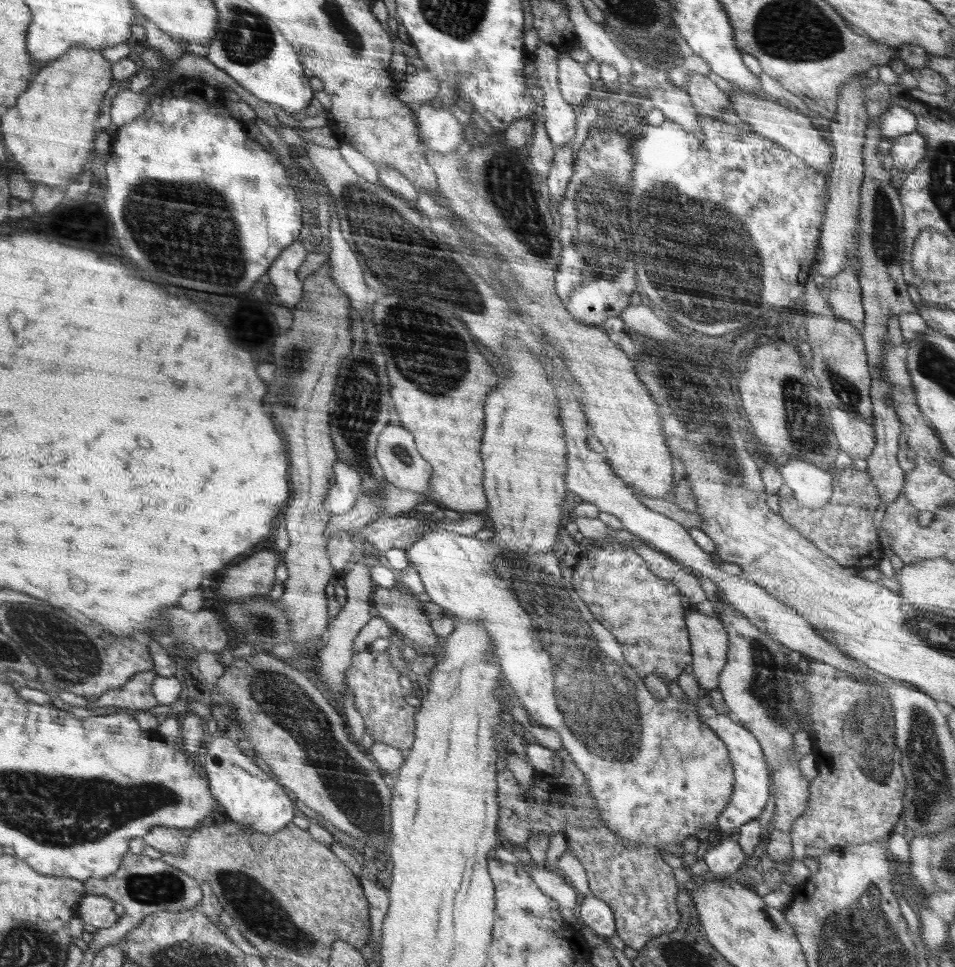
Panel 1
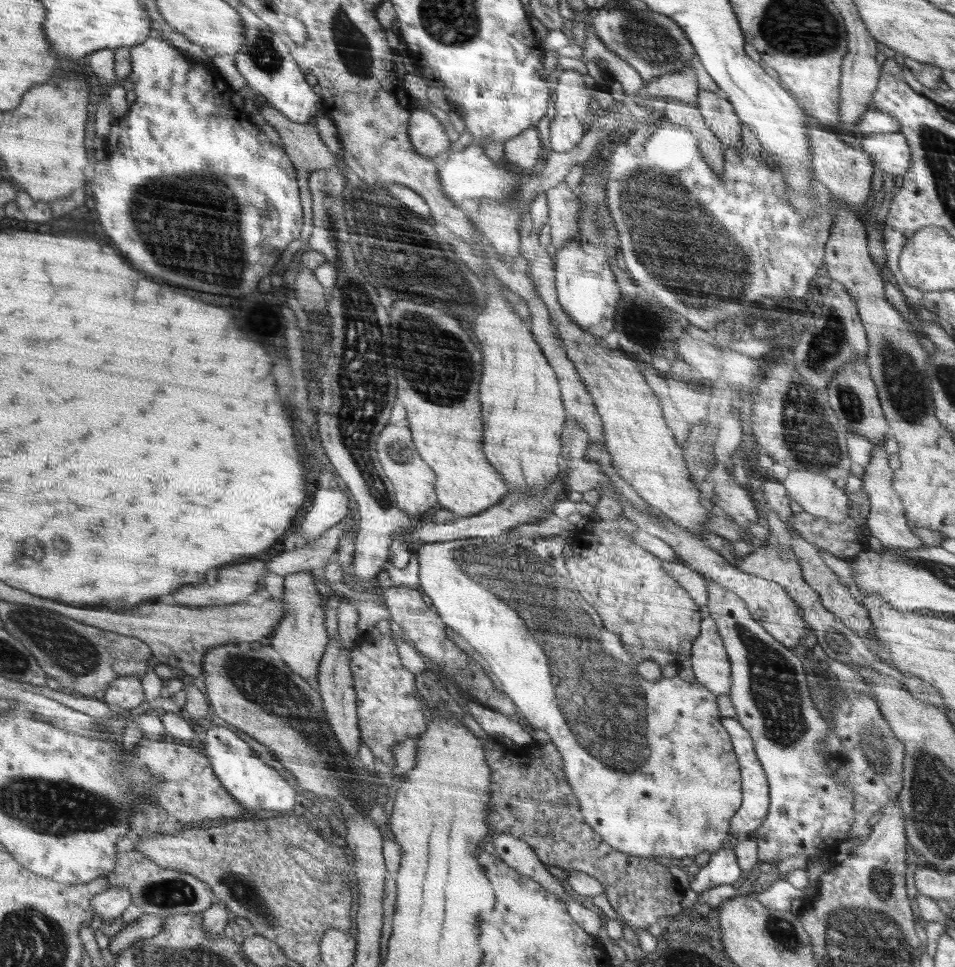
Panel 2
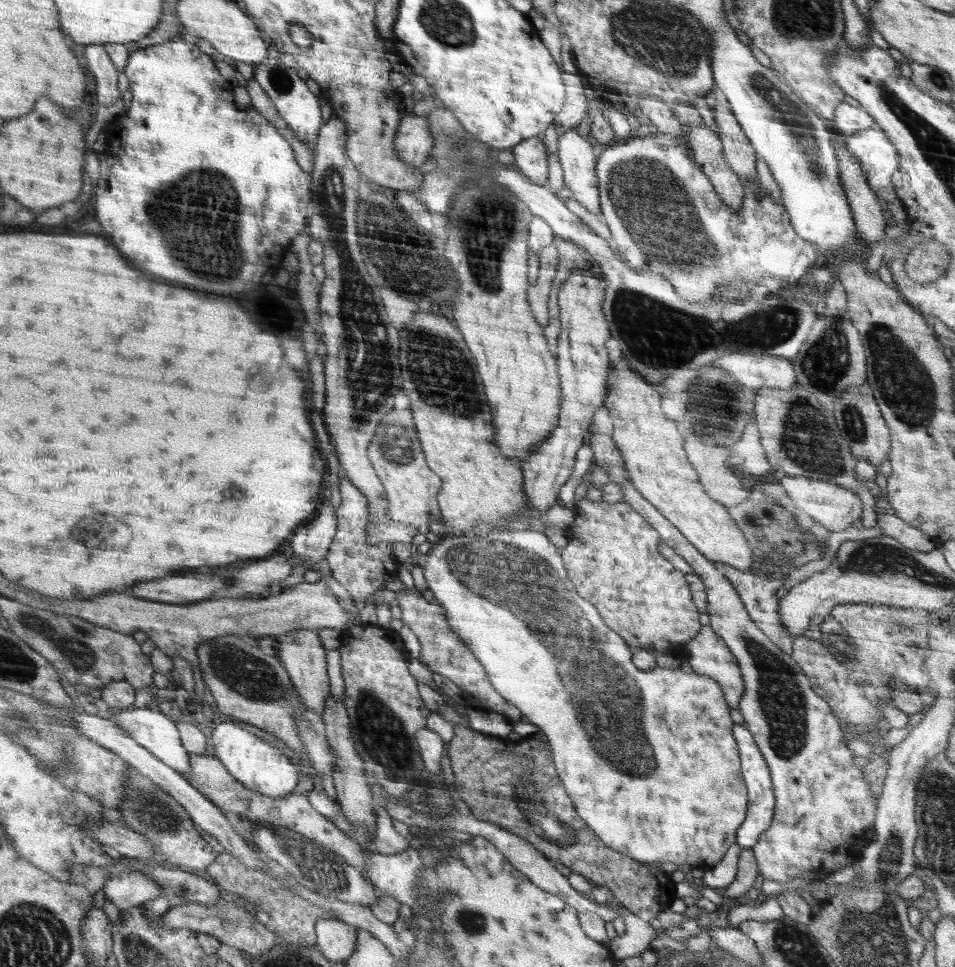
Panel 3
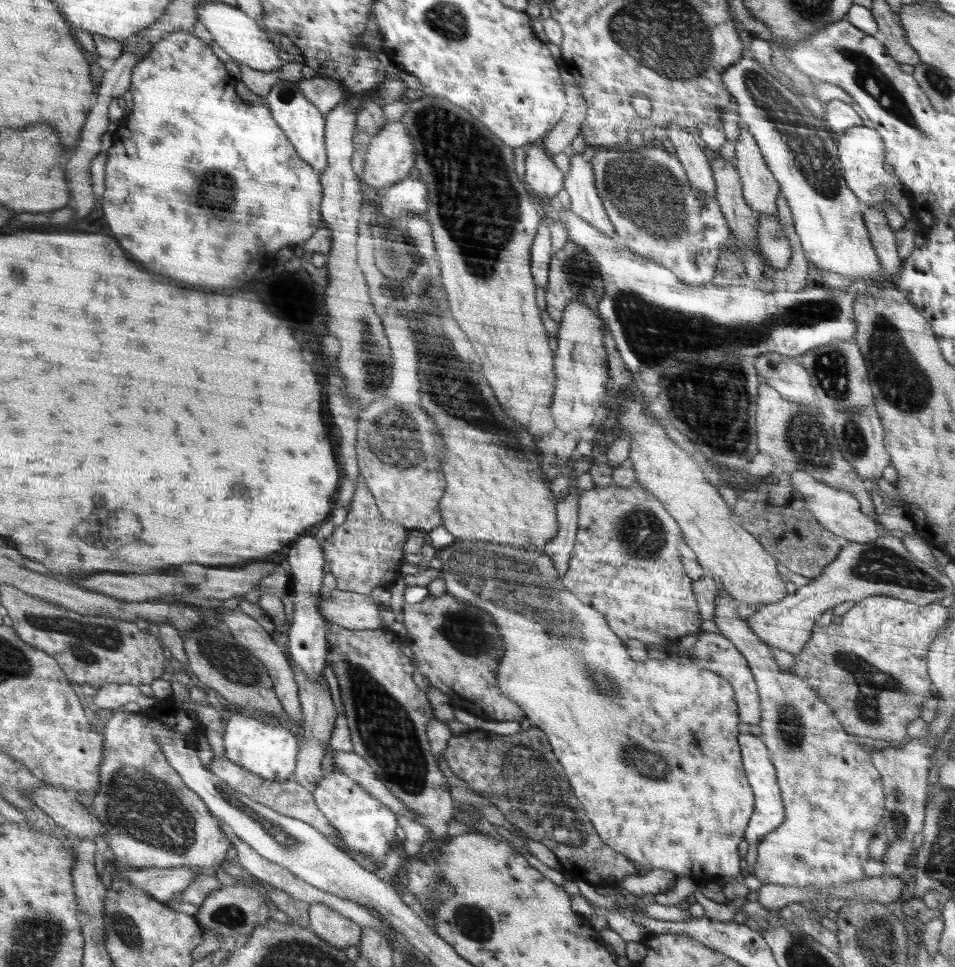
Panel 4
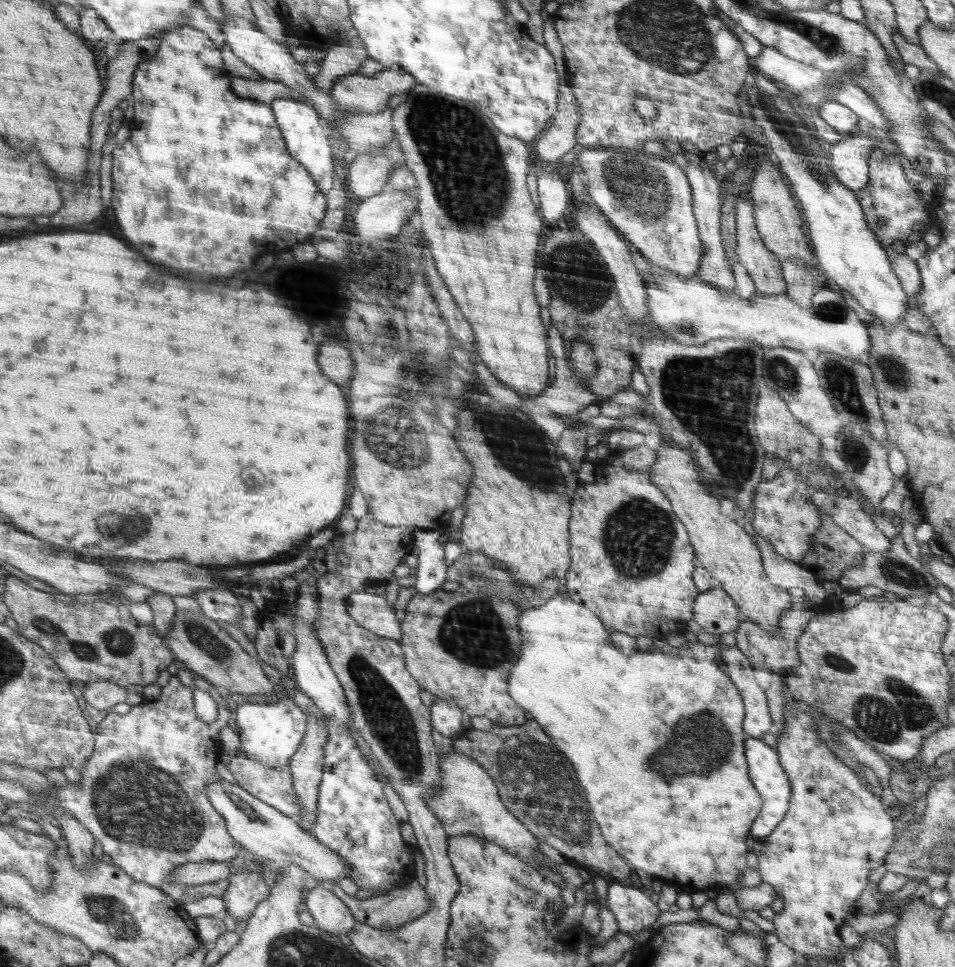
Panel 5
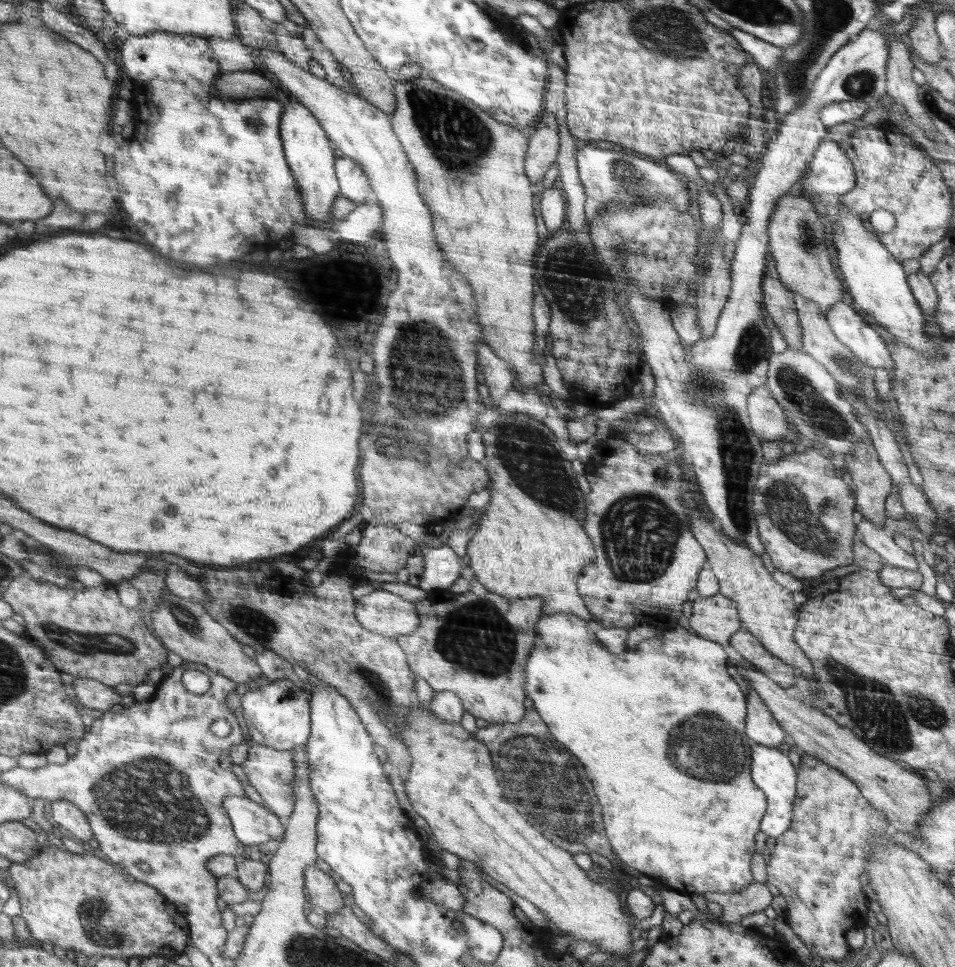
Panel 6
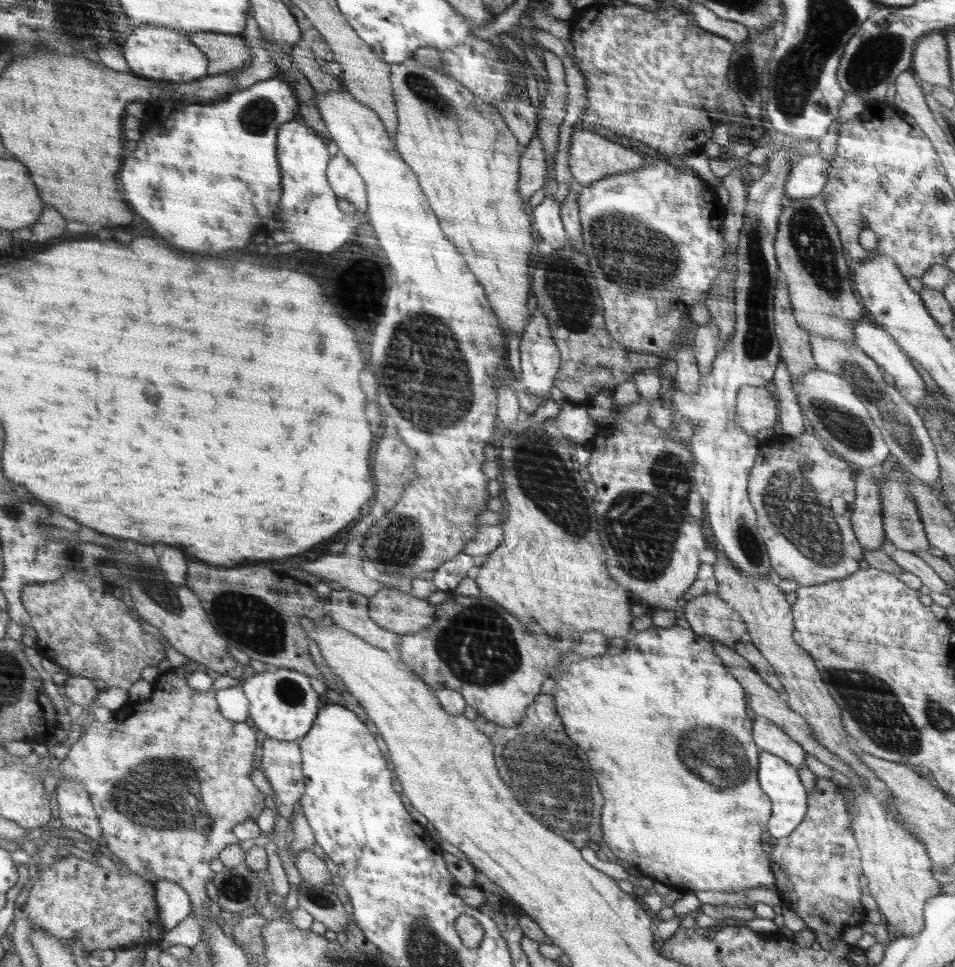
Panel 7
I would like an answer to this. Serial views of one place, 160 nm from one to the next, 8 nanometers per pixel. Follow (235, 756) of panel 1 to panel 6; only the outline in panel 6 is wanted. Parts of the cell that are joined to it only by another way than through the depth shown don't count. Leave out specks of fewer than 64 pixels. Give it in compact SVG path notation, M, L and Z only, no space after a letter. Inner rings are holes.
M286 679L268 682L267 686L249 689L242 696L242 710L244 711L243 718L246 719L248 726L248 738L254 745L263 745L274 748L278 751L293 751L298 745L306 745L310 733L310 704L308 698L302 696L302 688L298 688L292 681Z

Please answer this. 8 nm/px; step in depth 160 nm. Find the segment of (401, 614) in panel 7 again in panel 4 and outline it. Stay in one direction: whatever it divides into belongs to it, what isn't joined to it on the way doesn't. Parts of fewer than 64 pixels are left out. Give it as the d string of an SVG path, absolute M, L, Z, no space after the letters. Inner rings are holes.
M327 591L323 602L327 622L347 627L348 630L374 630L384 628L379 605L370 595L339 591Z

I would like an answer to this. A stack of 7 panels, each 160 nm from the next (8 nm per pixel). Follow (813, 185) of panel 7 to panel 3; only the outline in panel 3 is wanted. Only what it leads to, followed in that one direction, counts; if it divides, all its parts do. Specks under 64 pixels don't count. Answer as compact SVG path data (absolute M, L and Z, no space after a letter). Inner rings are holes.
M880 128L859 130L843 138L845 147L859 160L877 198L891 202L899 198L891 181L899 170L899 151Z

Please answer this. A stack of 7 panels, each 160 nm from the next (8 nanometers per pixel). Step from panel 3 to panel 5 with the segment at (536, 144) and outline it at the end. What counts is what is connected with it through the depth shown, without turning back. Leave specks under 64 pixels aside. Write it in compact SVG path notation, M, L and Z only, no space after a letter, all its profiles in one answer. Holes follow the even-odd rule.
M543 167L537 176L537 183L544 222L548 222L551 227L558 227L564 220L564 214L571 210L564 178L552 167Z

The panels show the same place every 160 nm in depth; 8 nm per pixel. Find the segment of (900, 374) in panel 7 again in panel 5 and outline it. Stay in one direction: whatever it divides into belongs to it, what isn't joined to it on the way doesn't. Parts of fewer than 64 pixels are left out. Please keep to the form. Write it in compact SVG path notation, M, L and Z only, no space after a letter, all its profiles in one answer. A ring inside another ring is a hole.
M648 266L640 275L644 275L645 291L647 294L646 306L649 310L651 322L667 336L680 345L690 347L702 347L712 340L721 339L748 339L756 343L764 350L783 347L802 351L806 354L818 352L830 352L846 358L863 362L872 352L870 332L866 332L864 322L858 322L856 314L848 304L844 302L842 293L828 289L828 286L819 286L811 298L810 307L801 307L795 299L790 298L787 293L763 295L754 293L749 299L742 298L736 293L721 291L710 283L704 283L693 278L682 278L678 275L664 274L665 270L659 267Z

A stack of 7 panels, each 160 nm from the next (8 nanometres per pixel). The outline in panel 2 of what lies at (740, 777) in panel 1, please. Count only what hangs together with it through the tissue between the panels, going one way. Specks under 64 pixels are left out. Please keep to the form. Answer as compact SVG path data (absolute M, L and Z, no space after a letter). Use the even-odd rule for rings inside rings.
M724 718L723 726L728 726L728 730L732 730L732 742L736 742L736 753L740 754L740 765L744 766L744 810L740 810L740 814L736 814L736 822L732 822L731 843L744 841L746 836L750 836L752 830L756 830L762 820L768 815L768 782L766 782L765 770L758 761L754 739L747 728L740 724L735 718Z

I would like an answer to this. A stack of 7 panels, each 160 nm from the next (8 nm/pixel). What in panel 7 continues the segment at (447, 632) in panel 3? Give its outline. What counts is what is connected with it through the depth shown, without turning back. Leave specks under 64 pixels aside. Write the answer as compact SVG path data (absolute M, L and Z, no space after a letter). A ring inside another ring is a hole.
M457 594L456 598L452 600L446 600L439 605L436 605L436 618L427 626L426 629L422 629L420 632L401 635L401 641L399 644L399 650L401 659L410 667L415 674L420 676L420 679L424 680L424 683L430 684L432 690L438 691L442 688L450 688L460 692L460 695L464 698L465 704L473 708L484 719L494 722L504 727L516 727L523 724L527 718L527 710L535 702L536 698L540 694L541 686L544 681L551 677L552 673L556 669L556 664L559 662L560 650L554 645L554 640L549 634L544 632L543 628L540 628L536 622L532 622L530 626L522 624L518 618L512 618L510 614L500 603L494 602L488 599L486 596L464 596Z

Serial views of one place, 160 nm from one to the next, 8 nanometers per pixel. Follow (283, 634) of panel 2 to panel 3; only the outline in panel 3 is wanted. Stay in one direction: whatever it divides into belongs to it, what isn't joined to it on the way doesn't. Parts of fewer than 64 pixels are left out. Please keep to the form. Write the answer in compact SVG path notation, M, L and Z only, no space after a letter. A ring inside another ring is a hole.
M296 629L293 635L294 639L290 642L277 642L276 656L290 675L291 682L302 699L306 711L318 714L322 718L324 710L327 709L328 694L330 694L328 674L326 674L326 654L324 654L322 642L316 632L308 629Z

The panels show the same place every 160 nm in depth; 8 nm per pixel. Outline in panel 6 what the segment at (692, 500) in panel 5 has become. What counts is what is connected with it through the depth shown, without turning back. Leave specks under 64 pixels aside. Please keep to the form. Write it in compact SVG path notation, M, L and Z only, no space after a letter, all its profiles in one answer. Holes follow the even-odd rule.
M692 508L688 514L692 514L692 522L696 522L696 528L692 533L704 550L707 550L709 565L719 582L719 593L735 602L741 628L756 635L769 653L792 666L797 677L808 680L812 692L820 694L820 686L815 671L812 670L810 659L804 654L799 643L792 640L792 632L795 632L797 625L796 620L799 620L798 608L792 602L792 592L771 577L761 557L750 546L729 537L722 531L716 532L714 526L710 524L710 518L705 517L698 508Z

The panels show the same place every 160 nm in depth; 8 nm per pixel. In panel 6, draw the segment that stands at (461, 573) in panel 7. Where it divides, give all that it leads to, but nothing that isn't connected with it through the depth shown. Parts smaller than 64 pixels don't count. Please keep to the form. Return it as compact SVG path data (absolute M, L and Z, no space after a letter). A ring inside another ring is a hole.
M447 544L439 548L424 547L421 550L424 558L424 572L419 577L419 587L429 594L439 594L460 577L460 557Z

